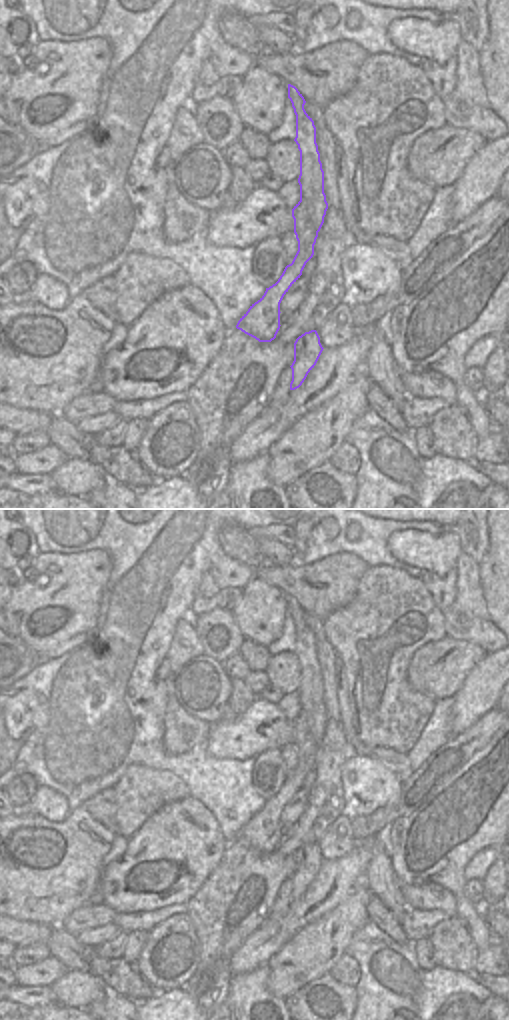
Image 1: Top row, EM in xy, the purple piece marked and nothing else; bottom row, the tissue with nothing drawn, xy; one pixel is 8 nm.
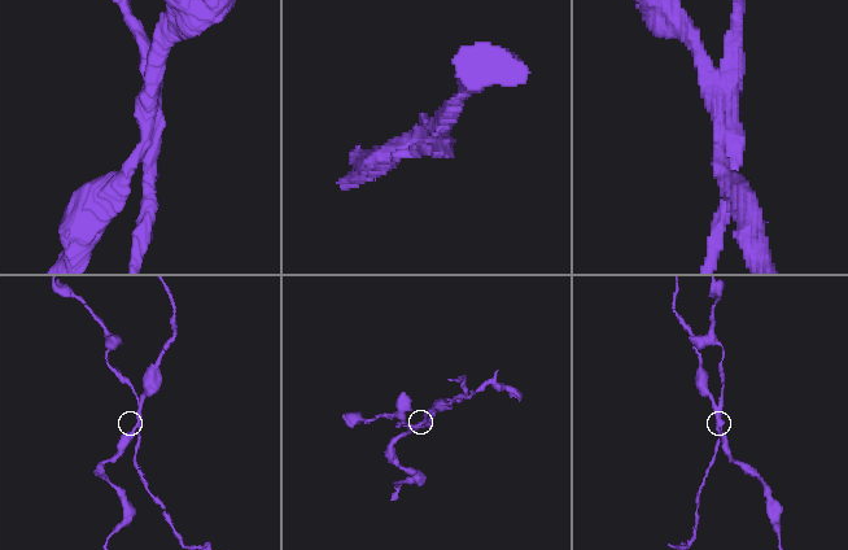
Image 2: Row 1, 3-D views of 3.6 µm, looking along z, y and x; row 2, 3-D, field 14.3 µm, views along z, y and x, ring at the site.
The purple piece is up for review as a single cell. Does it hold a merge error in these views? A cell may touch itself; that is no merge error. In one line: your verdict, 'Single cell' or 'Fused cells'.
Fused cells.

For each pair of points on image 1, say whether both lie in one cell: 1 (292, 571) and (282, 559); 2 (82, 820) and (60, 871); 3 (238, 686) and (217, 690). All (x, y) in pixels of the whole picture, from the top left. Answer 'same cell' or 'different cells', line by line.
1: different cells
2: same cell
3: different cells

